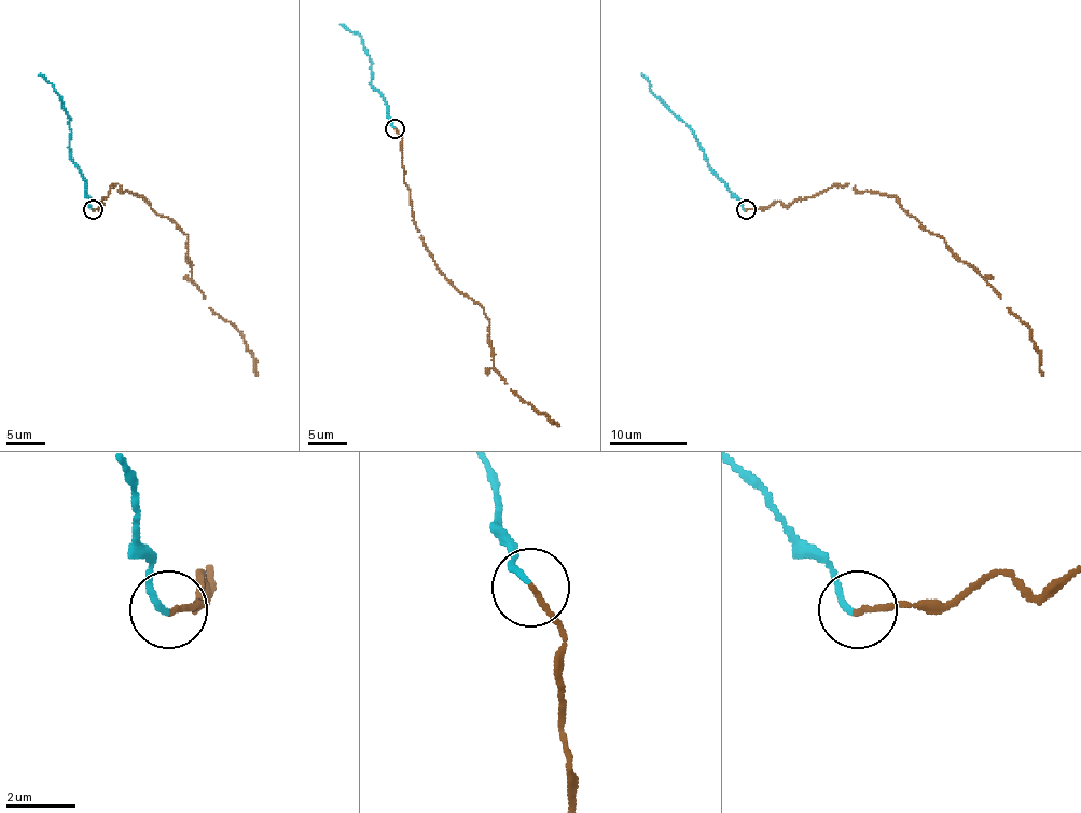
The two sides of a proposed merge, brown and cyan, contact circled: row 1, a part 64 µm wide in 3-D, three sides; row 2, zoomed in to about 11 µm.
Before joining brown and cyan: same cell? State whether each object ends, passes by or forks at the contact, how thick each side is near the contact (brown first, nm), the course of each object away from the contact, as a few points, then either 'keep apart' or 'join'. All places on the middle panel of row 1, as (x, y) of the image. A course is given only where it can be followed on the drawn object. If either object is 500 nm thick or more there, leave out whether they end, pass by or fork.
brown ends | cyan ends | 150/180 nm | brown via (395, 128), (402, 138), (404, 181), (424, 245), (443, 274), (484, 309), (494, 368), (559, 426) | cyan via (395, 127), (387, 101), (371, 84), (371, 58), (361, 38), (340, 24) | join

